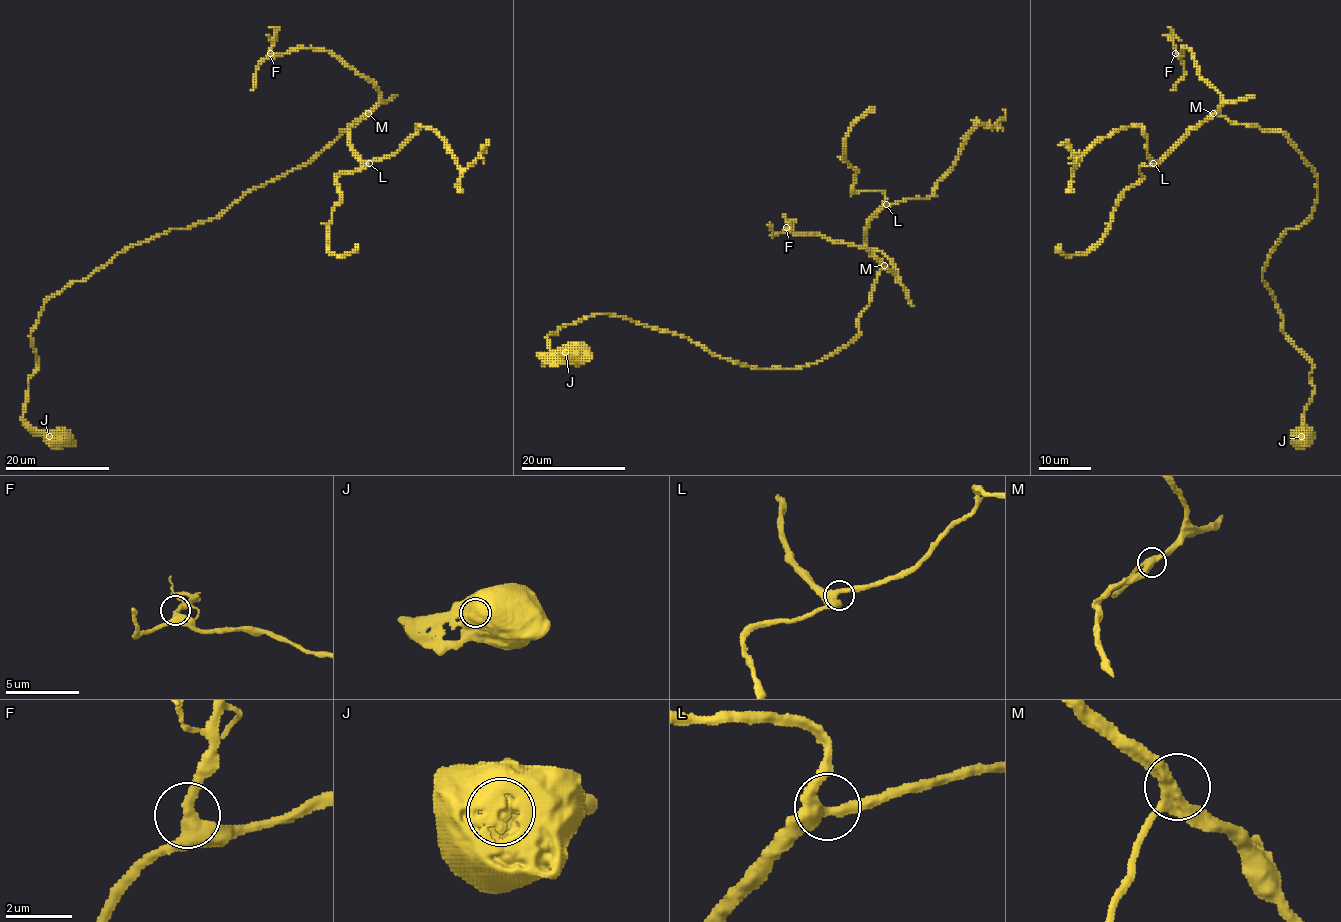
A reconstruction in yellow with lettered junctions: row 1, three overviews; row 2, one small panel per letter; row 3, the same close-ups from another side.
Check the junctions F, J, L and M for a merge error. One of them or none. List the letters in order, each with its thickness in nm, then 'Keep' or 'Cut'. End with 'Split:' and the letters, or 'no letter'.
F: Thickness 360 nm. Keep
J: Thickness 900 nm. Keep
L: Thickness 400 nm. Keep
M: Thickness 340 nm. Keep
Split: no letter

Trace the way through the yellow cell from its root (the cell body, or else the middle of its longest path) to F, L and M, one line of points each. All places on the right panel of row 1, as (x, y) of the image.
F: (1297, 441), (1313, 363), (1263, 271), (1313, 212), (1317, 176), (1283, 132), (1221, 117), (1194, 54), (1175, 53)
L: (1297, 441), (1313, 363), (1284, 331), (1263, 271), (1313, 212), (1315, 172), (1283, 132), (1217, 114), (1153, 163)
M: (1297, 441), (1313, 363), (1284, 331), (1263, 271), (1284, 233), (1313, 212), (1317, 176), (1283, 132), (1213, 113)

